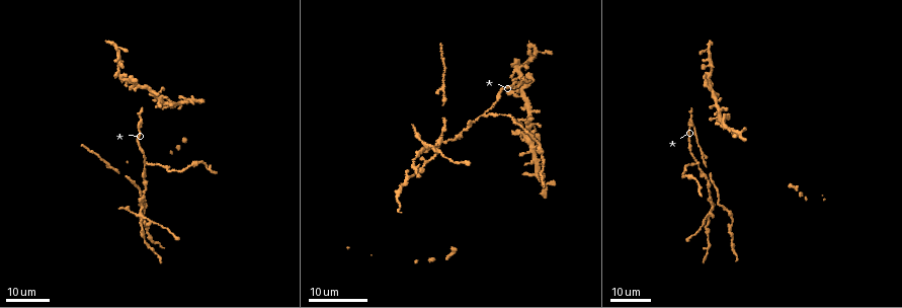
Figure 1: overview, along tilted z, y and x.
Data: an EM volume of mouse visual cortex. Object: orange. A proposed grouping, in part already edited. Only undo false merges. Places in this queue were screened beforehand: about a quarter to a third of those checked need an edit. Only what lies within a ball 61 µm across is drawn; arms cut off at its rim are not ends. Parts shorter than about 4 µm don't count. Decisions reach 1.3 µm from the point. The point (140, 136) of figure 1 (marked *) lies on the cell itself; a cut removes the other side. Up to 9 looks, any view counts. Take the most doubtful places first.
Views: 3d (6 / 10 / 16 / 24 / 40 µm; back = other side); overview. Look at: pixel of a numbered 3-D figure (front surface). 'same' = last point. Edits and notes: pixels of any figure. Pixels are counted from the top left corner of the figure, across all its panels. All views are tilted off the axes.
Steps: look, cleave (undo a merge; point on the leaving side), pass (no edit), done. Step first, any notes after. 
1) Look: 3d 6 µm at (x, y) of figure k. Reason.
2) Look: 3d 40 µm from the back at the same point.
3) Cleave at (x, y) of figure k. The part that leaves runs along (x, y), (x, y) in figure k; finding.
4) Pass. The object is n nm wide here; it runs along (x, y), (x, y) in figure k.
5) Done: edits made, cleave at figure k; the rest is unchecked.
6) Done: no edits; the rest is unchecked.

Look: 3d 16 µm at (429, 147) of figure 1. Four or more arms meet.

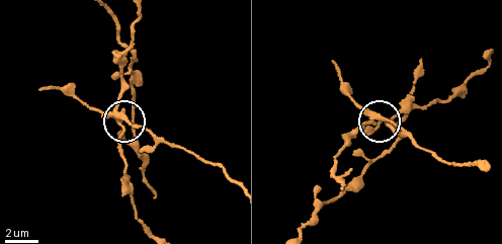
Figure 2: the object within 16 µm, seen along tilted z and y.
Look: 3d 10 µm at (122, 118) of figure 2.

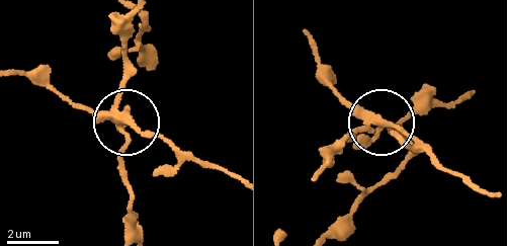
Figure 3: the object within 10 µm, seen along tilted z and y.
Cleave at (79, 105) of figure 3. 5 arms meet here; two cells meet here.

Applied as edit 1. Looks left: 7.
Look: 3d 16 µm at (696, 161) of figure 1. Branch point.

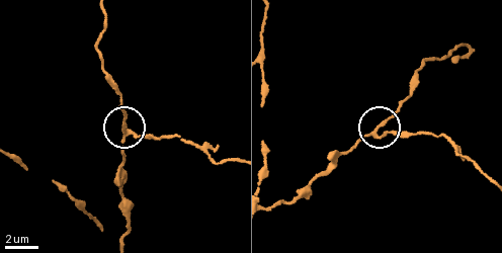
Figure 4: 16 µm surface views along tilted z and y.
Look: 3d 6 µm at (375, 134) of figure 4.

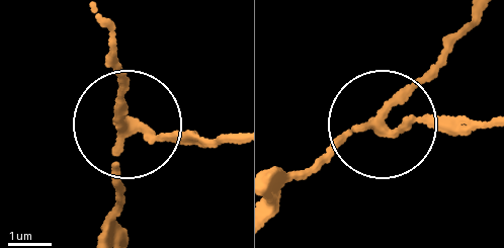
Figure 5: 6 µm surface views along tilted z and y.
Look: 3d 6 µm from the back at (125, 128) of figure 5.

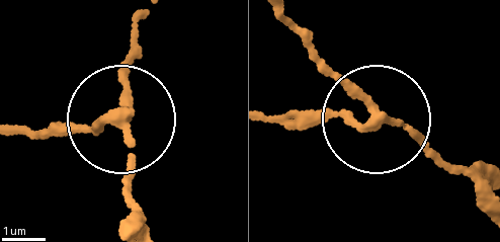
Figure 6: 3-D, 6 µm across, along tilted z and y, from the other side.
Cleave at (72, 125) of figure 6. The side arm is 23 µm long; the part that leaves runs along (117, 119), (53, 138), (12, 131) in figure 6; a second cell is stuck on.

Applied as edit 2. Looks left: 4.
Look: overview.

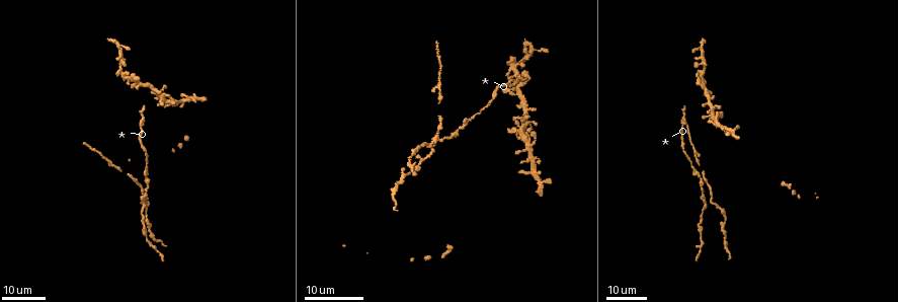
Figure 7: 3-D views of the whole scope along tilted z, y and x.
Look: 3d 16 µm at (459, 128) of figure 7.

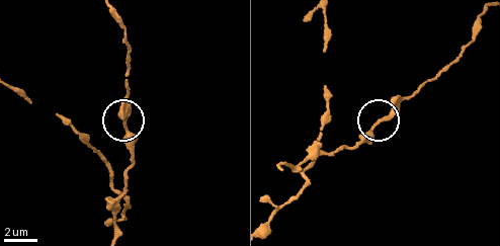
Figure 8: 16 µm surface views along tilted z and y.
Look: 3d 6 µm at (375, 124) of figure 8. Zoom in.

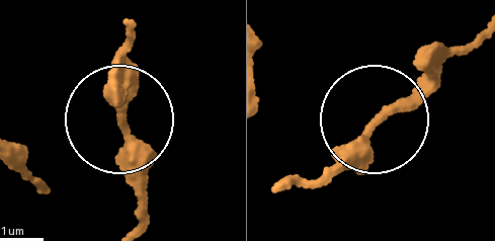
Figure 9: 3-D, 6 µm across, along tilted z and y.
Pass. It runs along (126, 36), (127, 171), (142, 228) in figure 9; continuous, no second cell.

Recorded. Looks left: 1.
Done: edits made, cleave at figure 3, cleave at figure 6; the rest is unchecked.

